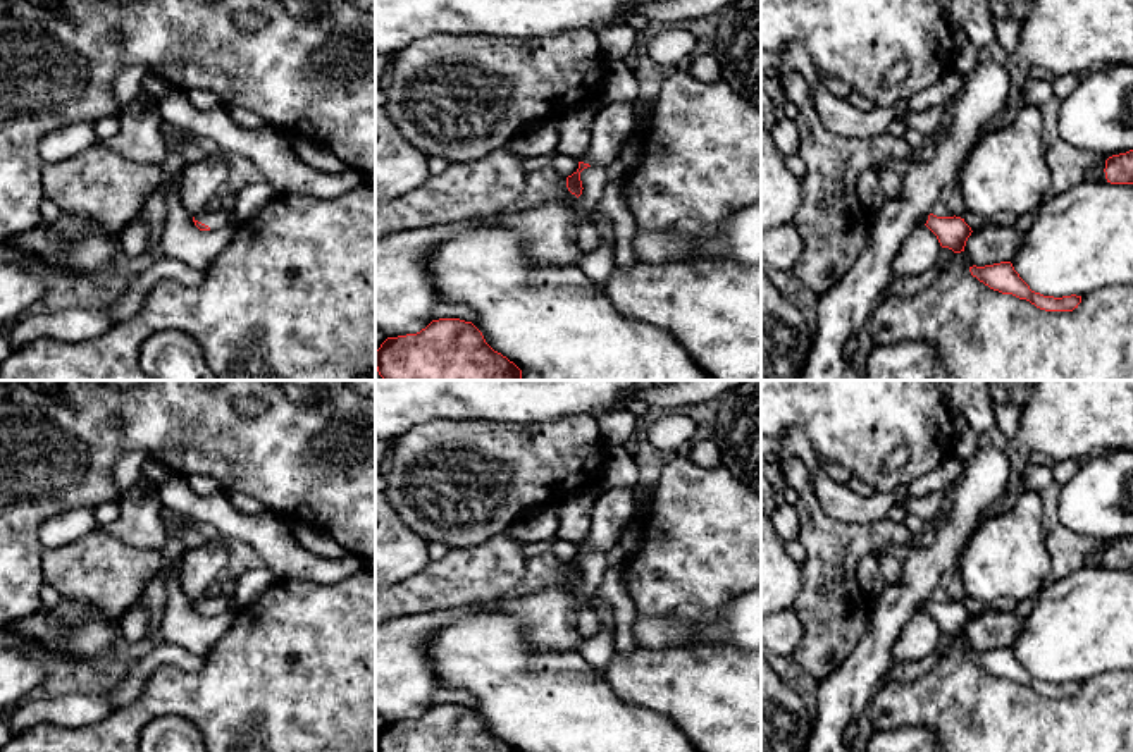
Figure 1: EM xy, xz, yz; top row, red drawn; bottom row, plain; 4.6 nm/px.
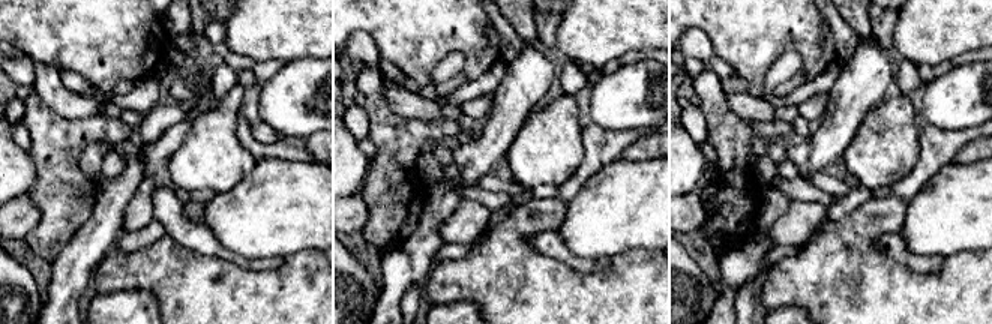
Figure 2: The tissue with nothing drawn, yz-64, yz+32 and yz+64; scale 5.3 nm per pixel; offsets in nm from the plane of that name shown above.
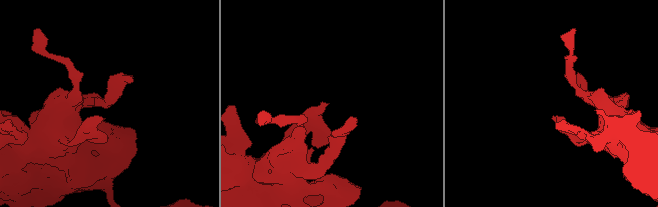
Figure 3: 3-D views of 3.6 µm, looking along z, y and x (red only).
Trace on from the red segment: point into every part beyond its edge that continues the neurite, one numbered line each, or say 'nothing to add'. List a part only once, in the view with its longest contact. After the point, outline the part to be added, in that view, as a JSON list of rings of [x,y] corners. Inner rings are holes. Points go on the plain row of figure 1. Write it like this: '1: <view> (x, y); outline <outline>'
1: xy (216, 604); outline [[[224,592],[219,595],[214,595],[214,597],[201,597],[195,602],[195,606],[208,611],[210,616],[217,616],[217,614],[227,611],[229,597]]]

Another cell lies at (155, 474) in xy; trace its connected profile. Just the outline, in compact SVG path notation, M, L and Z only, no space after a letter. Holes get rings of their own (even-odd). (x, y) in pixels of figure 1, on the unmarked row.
M148 459L143 465L143 484L150 487L160 487L170 480L174 473L160 461Z

